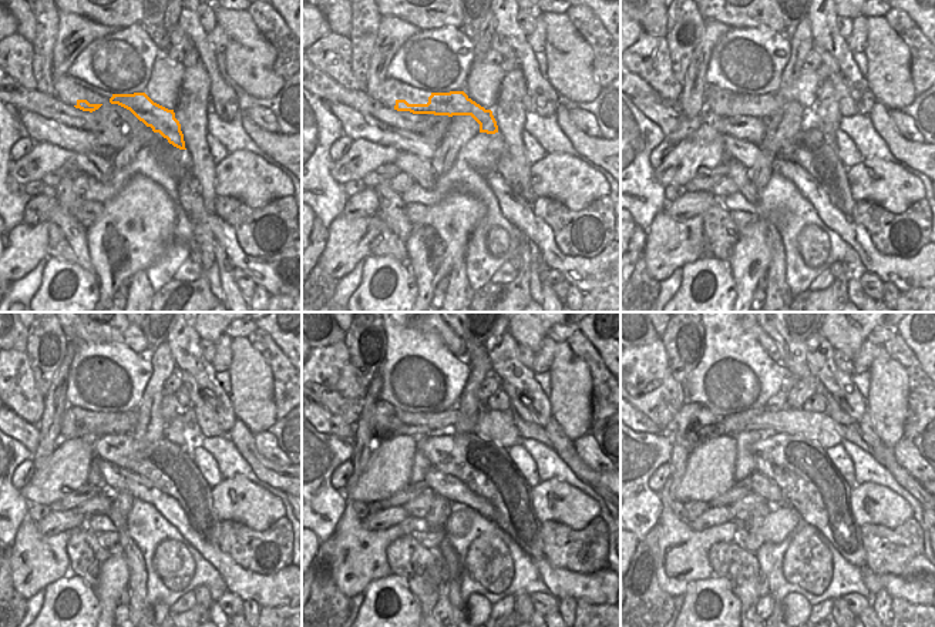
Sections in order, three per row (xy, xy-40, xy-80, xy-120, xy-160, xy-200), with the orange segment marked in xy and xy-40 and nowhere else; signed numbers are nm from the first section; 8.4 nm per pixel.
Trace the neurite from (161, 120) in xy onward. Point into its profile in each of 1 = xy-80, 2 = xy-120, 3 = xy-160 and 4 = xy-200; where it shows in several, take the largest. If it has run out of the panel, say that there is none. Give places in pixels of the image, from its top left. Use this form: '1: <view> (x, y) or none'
1: xy-80 (762, 106)
2: xy-120 (70, 428)
3: xy-160 (387, 425)
4: xy-200 (695, 422)

